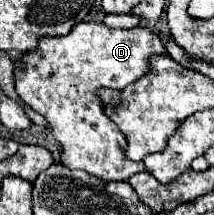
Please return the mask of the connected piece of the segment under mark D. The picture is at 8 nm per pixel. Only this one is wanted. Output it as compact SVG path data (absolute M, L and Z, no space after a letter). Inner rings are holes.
M82 21L72 27L66 37L40 39L34 51L24 53L24 69L16 67L16 91L20 99L46 119L48 131L62 145L60 161L68 169L84 169L104 181L128 181L132 175L144 171L144 163L134 163L124 155L124 135L105 115L100 100L96 97L98 87L124 89L136 79L144 77L154 55L166 55L166 49L156 33L146 27L134 29L110 29L100 21Z

